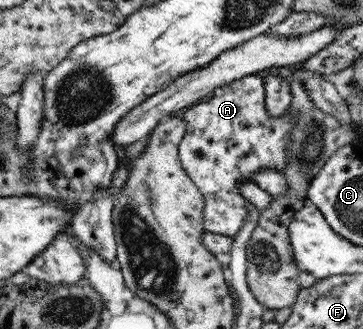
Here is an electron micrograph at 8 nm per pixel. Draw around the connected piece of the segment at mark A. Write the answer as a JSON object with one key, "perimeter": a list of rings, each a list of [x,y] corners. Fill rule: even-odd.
{"perimeter":[[[250,75],[215,89],[209,99],[185,108],[180,113],[186,122],[187,132],[179,148],[179,155],[182,166],[205,198],[205,231],[208,233],[232,238],[238,236],[248,217],[248,203],[240,192],[238,183],[242,179],[252,179],[254,173],[258,173],[262,167],[274,167],[283,171],[287,166],[287,145],[290,145],[290,133],[293,130],[291,113],[288,110],[285,115],[275,119],[271,114],[267,115],[267,111],[263,95],[257,97],[257,75]]]}

